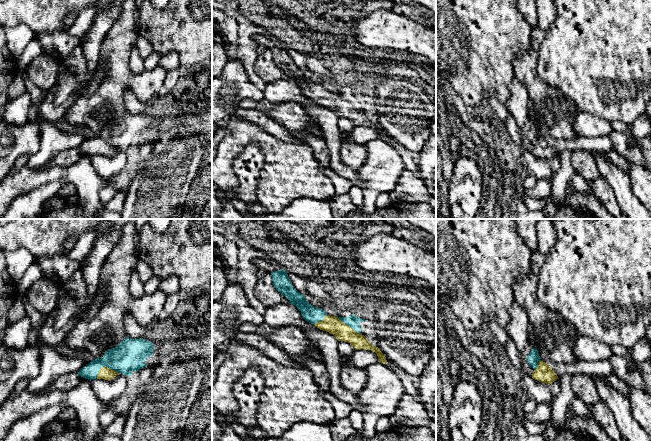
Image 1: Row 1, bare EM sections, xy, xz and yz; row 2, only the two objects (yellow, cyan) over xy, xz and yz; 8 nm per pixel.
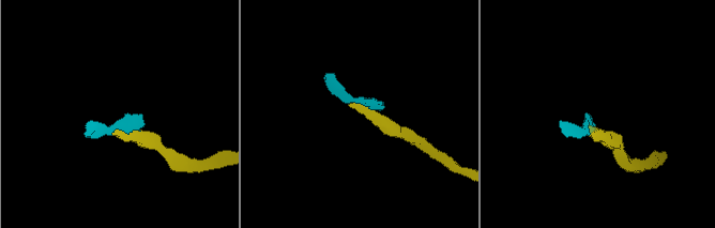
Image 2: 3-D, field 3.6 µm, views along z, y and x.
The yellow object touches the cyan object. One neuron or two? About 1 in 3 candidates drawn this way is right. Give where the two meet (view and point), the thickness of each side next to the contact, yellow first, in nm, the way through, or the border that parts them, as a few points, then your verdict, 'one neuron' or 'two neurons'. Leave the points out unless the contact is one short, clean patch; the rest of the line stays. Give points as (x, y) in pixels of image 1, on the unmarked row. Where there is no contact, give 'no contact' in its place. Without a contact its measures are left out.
meets yellow in xy at (105, 143); 100 nm thick on the yellow side, 260 nm on the other; runs through xy (105, 149), (105, 143), (130, 131); one neuron

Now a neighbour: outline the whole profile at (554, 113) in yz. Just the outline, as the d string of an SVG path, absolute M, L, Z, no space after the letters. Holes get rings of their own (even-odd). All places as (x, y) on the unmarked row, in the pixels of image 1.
M537 0L537 11L538 25L531 30L530 47L515 60L514 74L527 89L528 120L538 126L540 136L547 140L575 139L574 119L579 110L574 101L557 87L545 84L537 72L545 33L557 15L554 1Z

